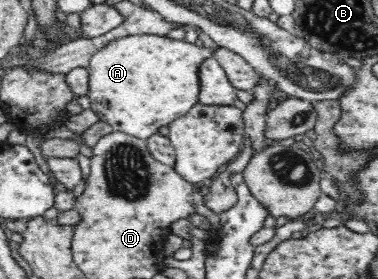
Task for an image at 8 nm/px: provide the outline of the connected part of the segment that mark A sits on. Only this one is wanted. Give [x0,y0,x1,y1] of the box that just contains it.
[87,35,214,141]

